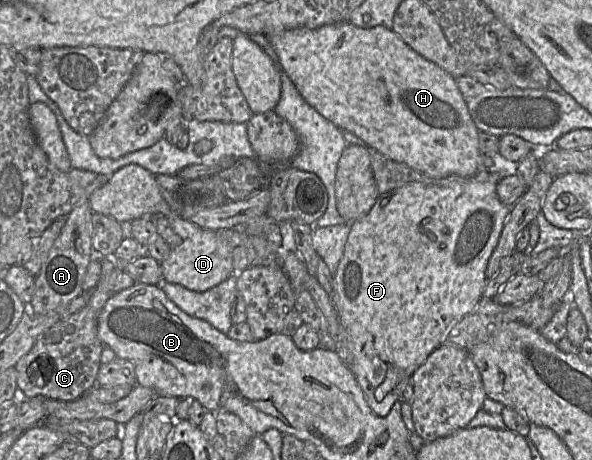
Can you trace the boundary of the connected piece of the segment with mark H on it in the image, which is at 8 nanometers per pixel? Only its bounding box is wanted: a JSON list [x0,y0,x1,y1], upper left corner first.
[269,21,481,178]

